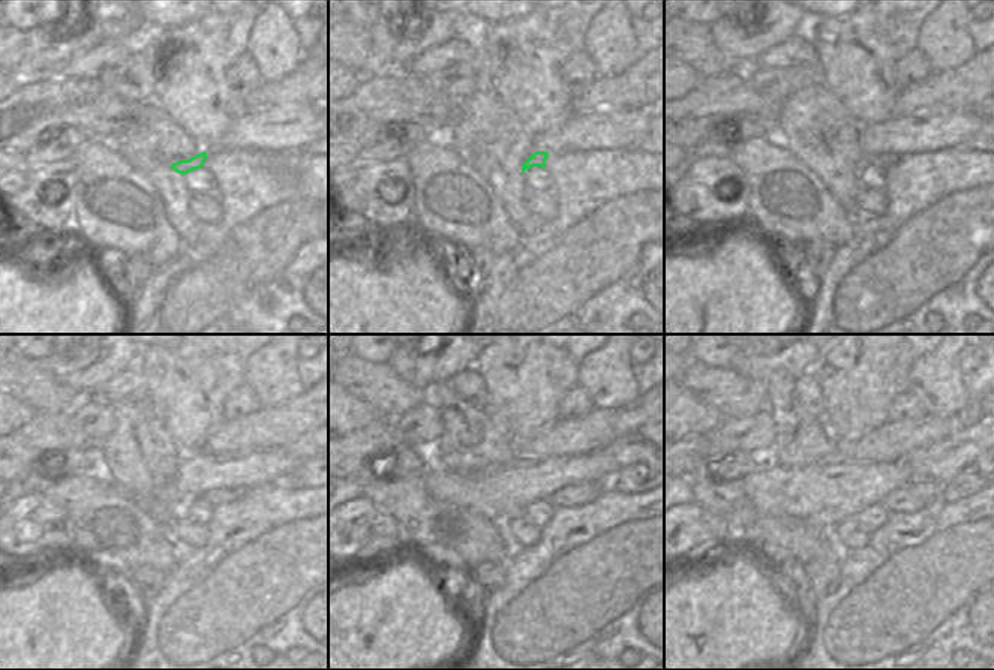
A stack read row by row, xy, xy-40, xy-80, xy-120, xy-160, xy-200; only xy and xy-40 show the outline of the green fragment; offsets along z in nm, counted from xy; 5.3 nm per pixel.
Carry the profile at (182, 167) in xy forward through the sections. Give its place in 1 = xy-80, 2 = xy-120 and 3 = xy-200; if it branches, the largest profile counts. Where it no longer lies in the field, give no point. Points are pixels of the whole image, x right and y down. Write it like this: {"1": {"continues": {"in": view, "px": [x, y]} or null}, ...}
{"1": {"continues": {"in": "xy-80", "px": [885, 161]}}, "2": {"continues": {"in": "xy-120", "px": [216, 498]}}, "3": {"continues": {"in": "xy-200", "px": [918, 495]}}}

